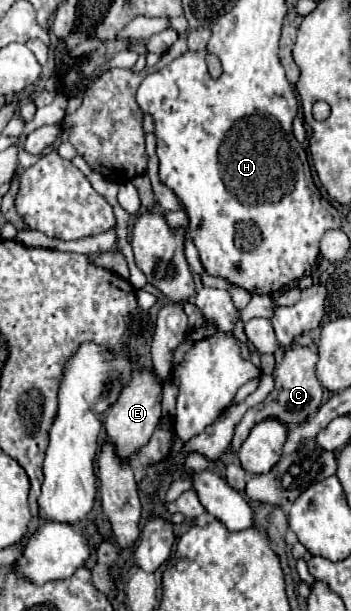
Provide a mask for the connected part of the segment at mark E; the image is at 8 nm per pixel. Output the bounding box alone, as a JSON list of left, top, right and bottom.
[105,369,161,461]

